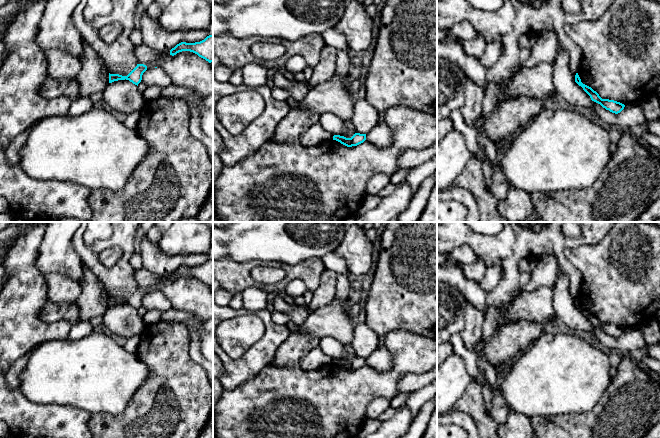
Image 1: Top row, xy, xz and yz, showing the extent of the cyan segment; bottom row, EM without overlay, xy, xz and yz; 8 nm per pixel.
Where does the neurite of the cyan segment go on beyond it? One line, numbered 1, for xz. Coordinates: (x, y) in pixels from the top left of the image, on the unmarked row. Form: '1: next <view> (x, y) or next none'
1: next none

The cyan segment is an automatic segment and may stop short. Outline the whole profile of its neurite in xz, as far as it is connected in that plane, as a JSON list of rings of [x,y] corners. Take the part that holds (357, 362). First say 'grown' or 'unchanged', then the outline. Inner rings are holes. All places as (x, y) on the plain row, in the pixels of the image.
unchanged | [[[355,357],[351,362],[346,362],[340,359],[334,359],[333,364],[340,366],[341,368],[352,371],[363,367],[366,364],[366,358]]]

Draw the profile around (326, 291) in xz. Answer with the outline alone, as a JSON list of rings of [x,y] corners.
[[[324,270],[319,286],[313,291],[313,299],[308,304],[309,310],[314,311],[329,304],[336,297],[337,273]]]

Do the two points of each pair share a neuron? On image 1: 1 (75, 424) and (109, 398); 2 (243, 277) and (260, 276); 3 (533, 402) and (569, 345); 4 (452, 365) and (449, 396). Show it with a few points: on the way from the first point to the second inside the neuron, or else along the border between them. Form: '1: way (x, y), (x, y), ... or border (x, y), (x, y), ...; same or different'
1: border (68, 404), (91, 413); different
2: border (254, 266), (250, 276), (260, 286); different
3: way (539, 388), (568, 359); same
4: way (452, 373), (449, 380), (449, 388); same

